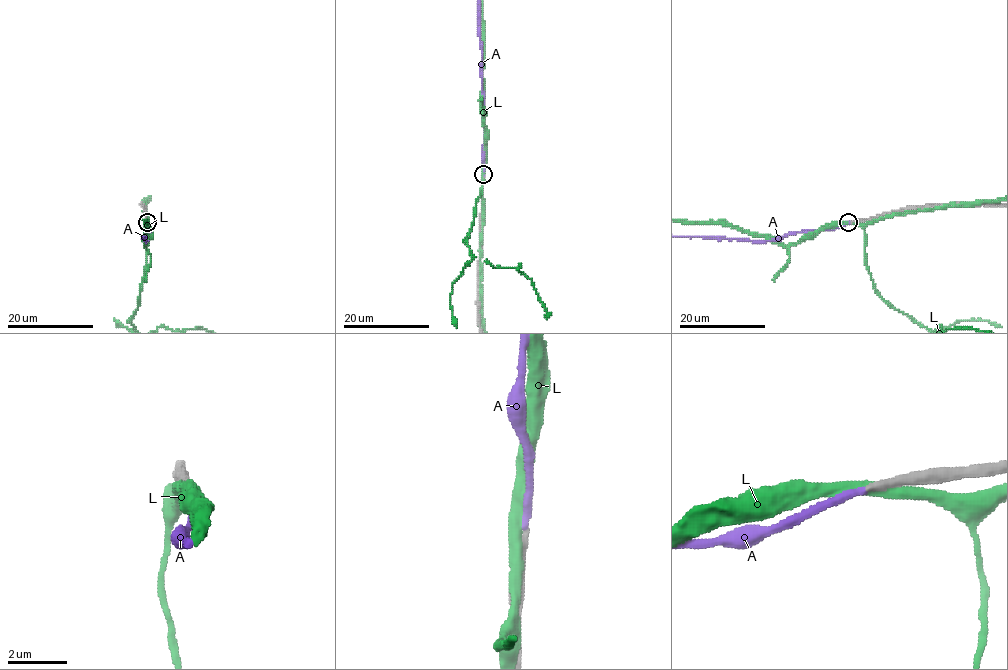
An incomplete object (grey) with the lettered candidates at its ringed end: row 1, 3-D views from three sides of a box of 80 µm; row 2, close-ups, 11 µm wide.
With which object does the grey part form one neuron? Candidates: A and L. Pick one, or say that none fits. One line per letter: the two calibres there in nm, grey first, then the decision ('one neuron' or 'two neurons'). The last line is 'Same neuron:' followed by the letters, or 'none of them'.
A: calibres 240 and 240 nm; one neuron
L: calibres 400 and 400 nm; two neurons
Same neuron: A

